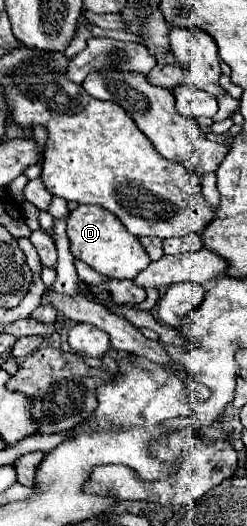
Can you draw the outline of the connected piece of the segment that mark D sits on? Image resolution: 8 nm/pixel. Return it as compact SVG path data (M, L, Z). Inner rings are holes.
M82 204L74 212L70 212L66 234L70 238L70 250L72 250L74 258L86 262L88 266L98 270L106 278L132 280L142 270L146 270L146 266L152 262L148 258L146 250L142 248L142 244L138 242L138 238L134 238L134 234L130 234L122 226L122 222L118 222L118 218L114 218L114 214L110 214L108 210L102 210L100 206Z

